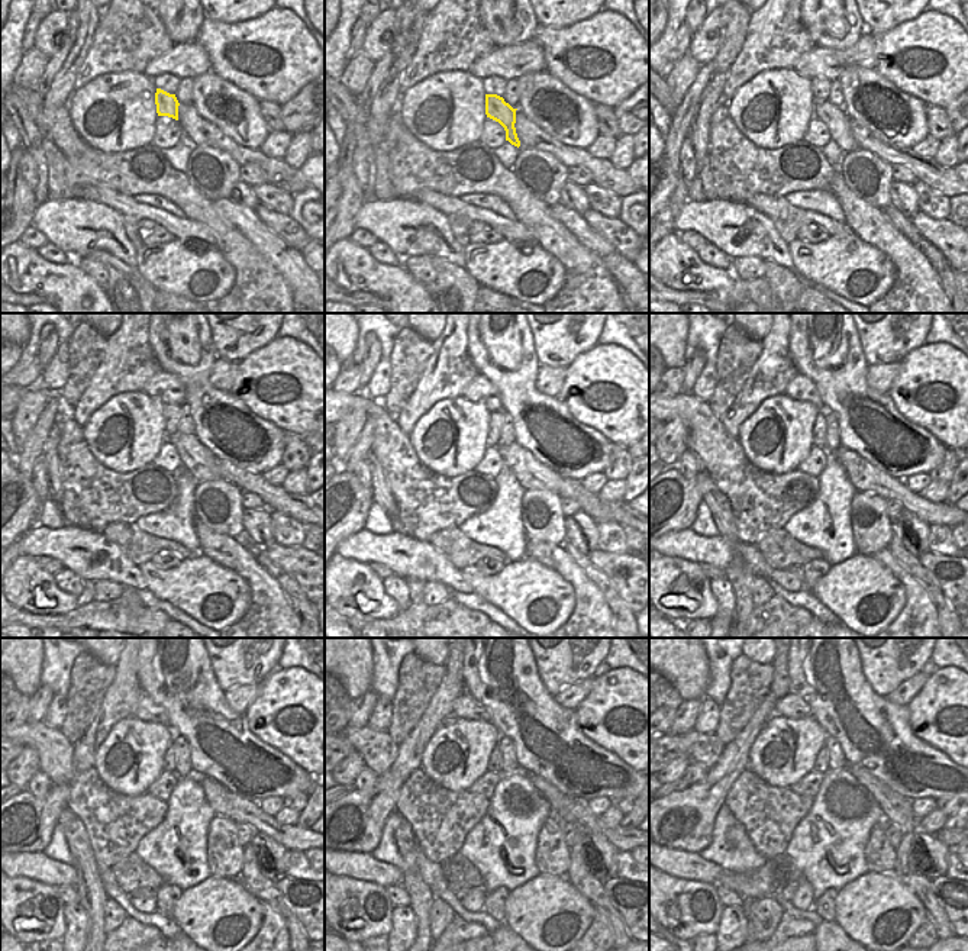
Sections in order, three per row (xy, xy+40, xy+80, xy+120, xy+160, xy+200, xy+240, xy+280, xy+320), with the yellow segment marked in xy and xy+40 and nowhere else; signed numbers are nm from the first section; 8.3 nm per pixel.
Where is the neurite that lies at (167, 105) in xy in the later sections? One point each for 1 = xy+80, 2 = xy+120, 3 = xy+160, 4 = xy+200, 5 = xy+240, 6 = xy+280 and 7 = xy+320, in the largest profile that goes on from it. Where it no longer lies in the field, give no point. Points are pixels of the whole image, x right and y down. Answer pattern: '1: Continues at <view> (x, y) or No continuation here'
1: Continues at xy+80 (836, 121)
2: Continues at xy+120 (197, 460)
3: Continues at xy+160 (531, 473)
4: Continues at xy+200 (864, 477)
5: Continues at xy+240 (241, 811)
6: Continues at xy+280 (619, 837)
7: Continues at xy+320 (944, 835)

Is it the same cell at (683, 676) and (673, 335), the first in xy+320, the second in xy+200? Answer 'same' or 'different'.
same

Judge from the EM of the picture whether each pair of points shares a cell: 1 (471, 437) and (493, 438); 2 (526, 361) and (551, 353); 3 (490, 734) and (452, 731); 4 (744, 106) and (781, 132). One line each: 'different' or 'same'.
1: different
2: different
3: same
4: same

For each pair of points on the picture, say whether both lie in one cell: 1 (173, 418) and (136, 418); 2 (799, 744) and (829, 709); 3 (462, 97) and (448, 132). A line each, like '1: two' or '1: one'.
1: two
2: two
3: one

